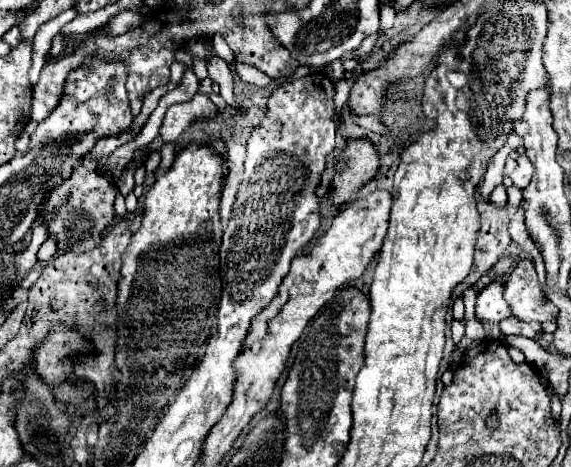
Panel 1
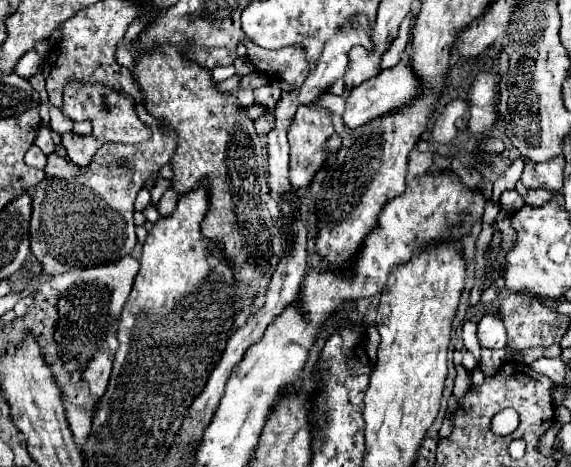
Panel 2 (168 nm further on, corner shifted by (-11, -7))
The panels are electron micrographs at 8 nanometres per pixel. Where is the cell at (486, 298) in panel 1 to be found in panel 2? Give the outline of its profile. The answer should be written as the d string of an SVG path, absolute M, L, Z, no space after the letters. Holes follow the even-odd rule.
M499 312L485 314L477 326L477 338L481 348L505 348L507 346L507 332L503 326L503 320L499 318Z

